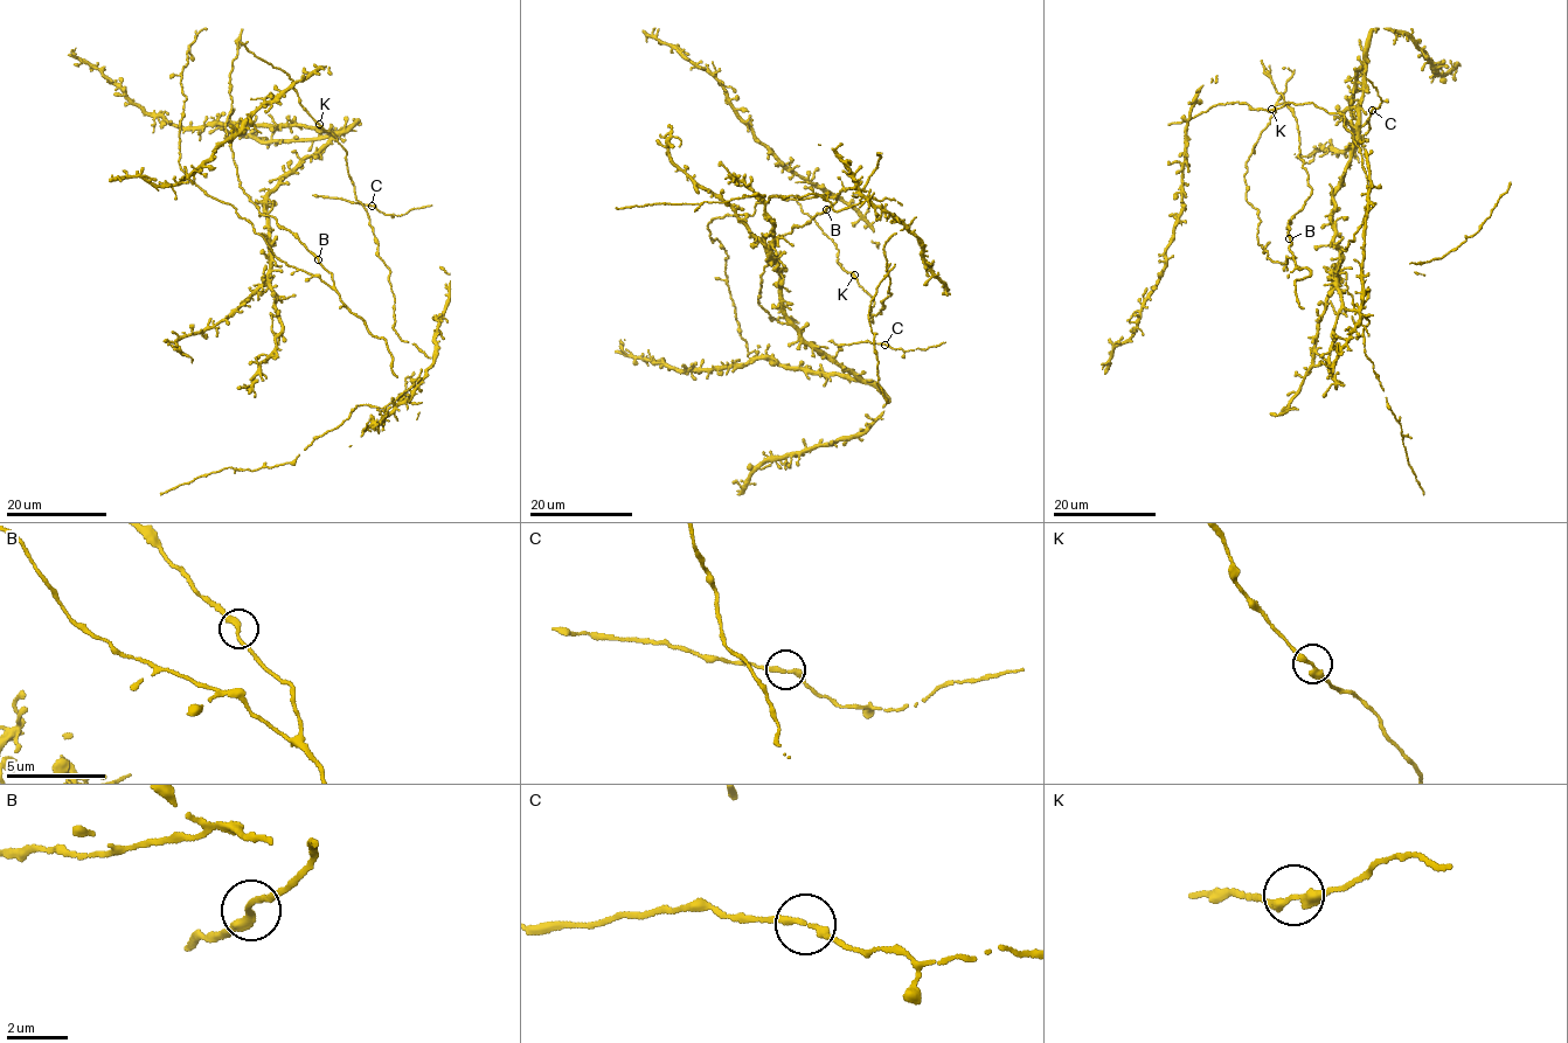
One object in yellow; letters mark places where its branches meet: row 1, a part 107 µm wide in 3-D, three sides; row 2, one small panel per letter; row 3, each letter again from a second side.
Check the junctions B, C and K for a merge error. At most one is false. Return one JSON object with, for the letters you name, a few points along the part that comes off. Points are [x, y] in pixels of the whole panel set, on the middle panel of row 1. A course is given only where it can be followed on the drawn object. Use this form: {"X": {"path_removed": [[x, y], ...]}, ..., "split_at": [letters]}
{"split_at": []}

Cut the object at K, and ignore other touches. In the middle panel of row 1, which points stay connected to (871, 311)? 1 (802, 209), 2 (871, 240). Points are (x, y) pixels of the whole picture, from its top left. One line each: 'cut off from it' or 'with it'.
1: cut off from it
2: with it

